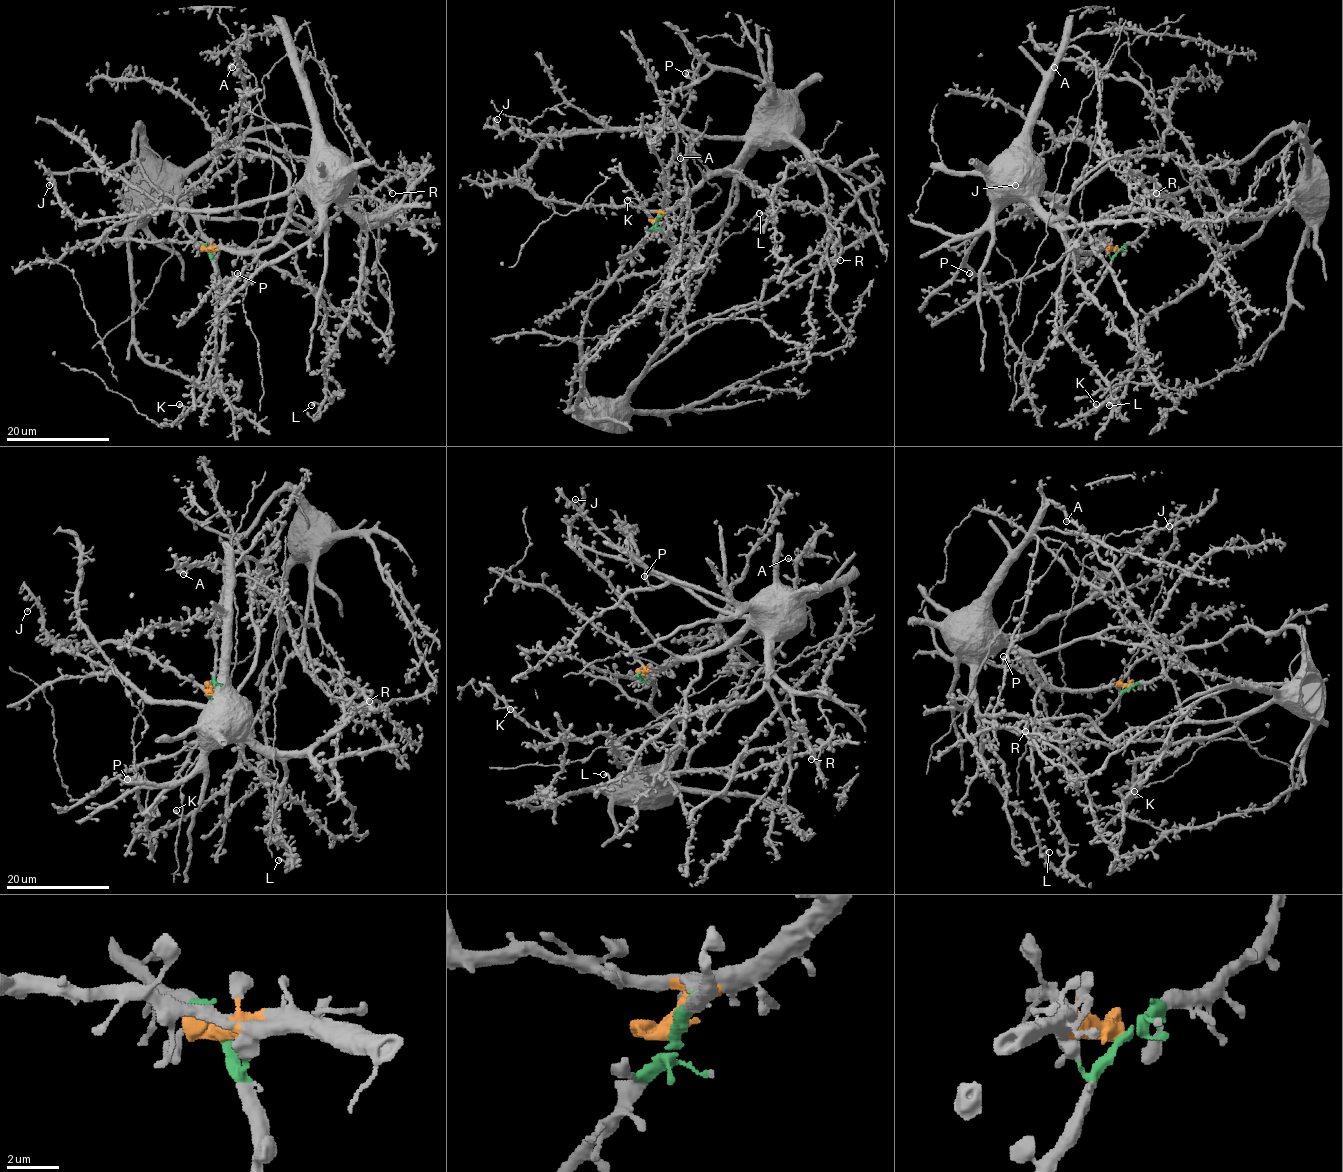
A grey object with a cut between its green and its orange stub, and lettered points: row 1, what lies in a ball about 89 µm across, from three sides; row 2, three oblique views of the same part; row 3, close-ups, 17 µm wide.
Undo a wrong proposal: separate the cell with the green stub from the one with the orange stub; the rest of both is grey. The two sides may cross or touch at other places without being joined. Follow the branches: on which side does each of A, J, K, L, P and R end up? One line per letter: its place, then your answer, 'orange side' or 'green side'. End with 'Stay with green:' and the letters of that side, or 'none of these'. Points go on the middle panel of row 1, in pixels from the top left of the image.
A: place (680, 158); green side
J: place (497, 119); orange side
K: place (627, 200); green side
L: place (759, 213); orange side
P: place (685, 73); orange side
R: place (840, 260); green side
Stay with green: A, K, R

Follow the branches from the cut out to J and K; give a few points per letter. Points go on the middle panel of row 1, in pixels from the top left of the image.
J: (656, 221), (733, 164), (745, 141), (673, 124), (526, 135), (503, 132), (497, 119)
K: (656, 221), (583, 325), (584, 396), (597, 409), (625, 393), (665, 341), (673, 249), (639, 202), (627, 200)

